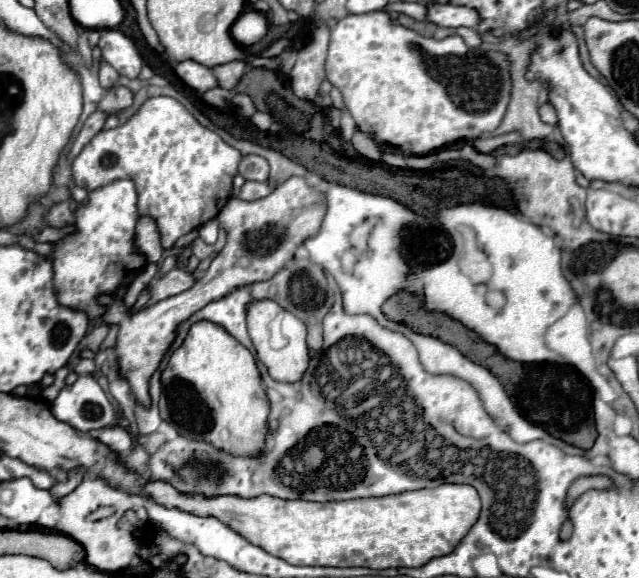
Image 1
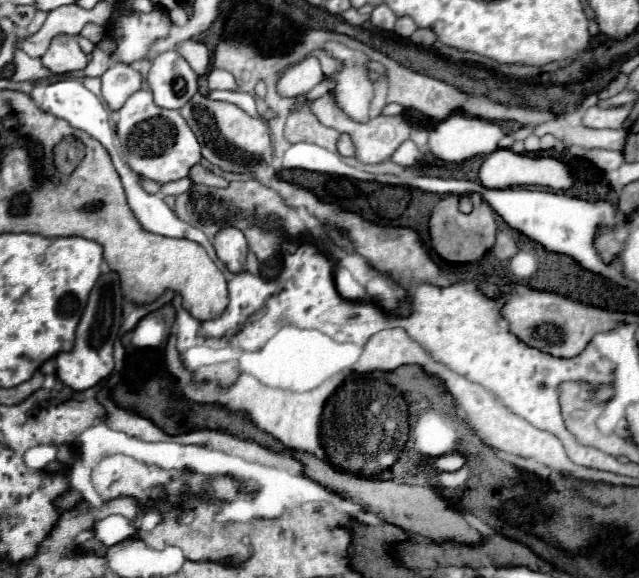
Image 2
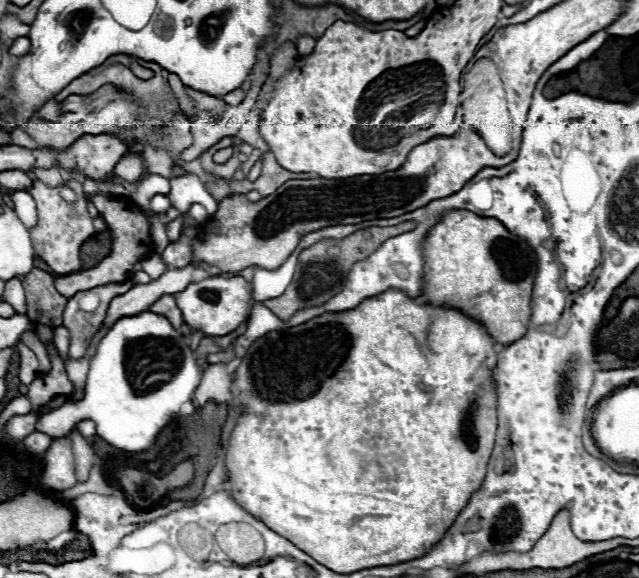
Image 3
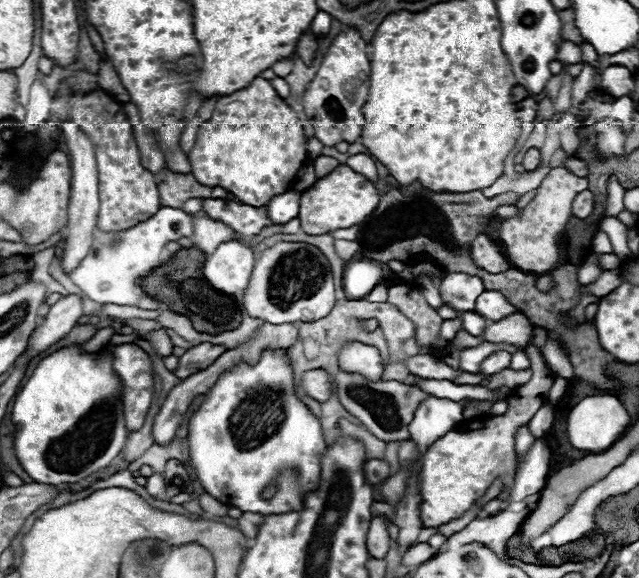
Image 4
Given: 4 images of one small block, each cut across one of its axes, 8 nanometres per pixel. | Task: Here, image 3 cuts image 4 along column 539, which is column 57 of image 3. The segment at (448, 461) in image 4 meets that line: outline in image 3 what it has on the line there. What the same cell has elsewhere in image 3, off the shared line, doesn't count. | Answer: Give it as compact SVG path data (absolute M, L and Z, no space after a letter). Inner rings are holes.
M54 344L48 346L50 362L52 362L52 372L50 374L38 374L38 378L28 386L26 398L32 404L32 414L46 414L52 410L58 410L70 400L72 394L72 382L66 376L64 362L58 356L58 350Z

